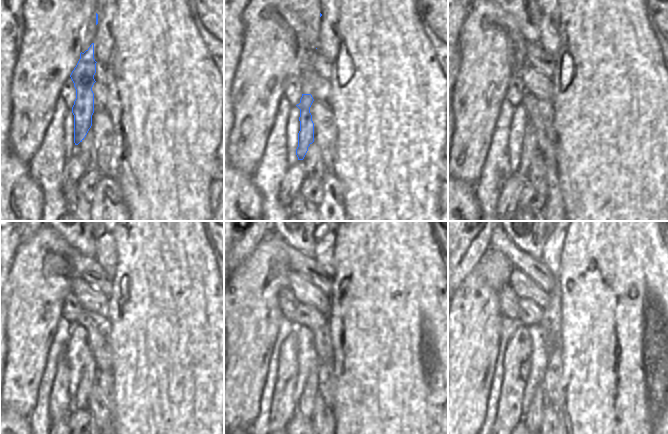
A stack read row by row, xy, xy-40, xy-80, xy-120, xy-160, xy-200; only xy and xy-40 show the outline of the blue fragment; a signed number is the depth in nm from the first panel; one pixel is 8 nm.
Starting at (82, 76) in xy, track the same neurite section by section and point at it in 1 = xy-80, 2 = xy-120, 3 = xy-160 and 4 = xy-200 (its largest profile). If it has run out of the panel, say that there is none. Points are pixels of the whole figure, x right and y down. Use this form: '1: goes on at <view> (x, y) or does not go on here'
1: goes on at xy-80 (529, 145)
2: goes on at xy-120 (82, 398)
3: goes on at xy-160 (305, 405)
4: goes on at xy-200 (533, 417)

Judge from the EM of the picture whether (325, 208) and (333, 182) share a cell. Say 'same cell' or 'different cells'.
same cell

